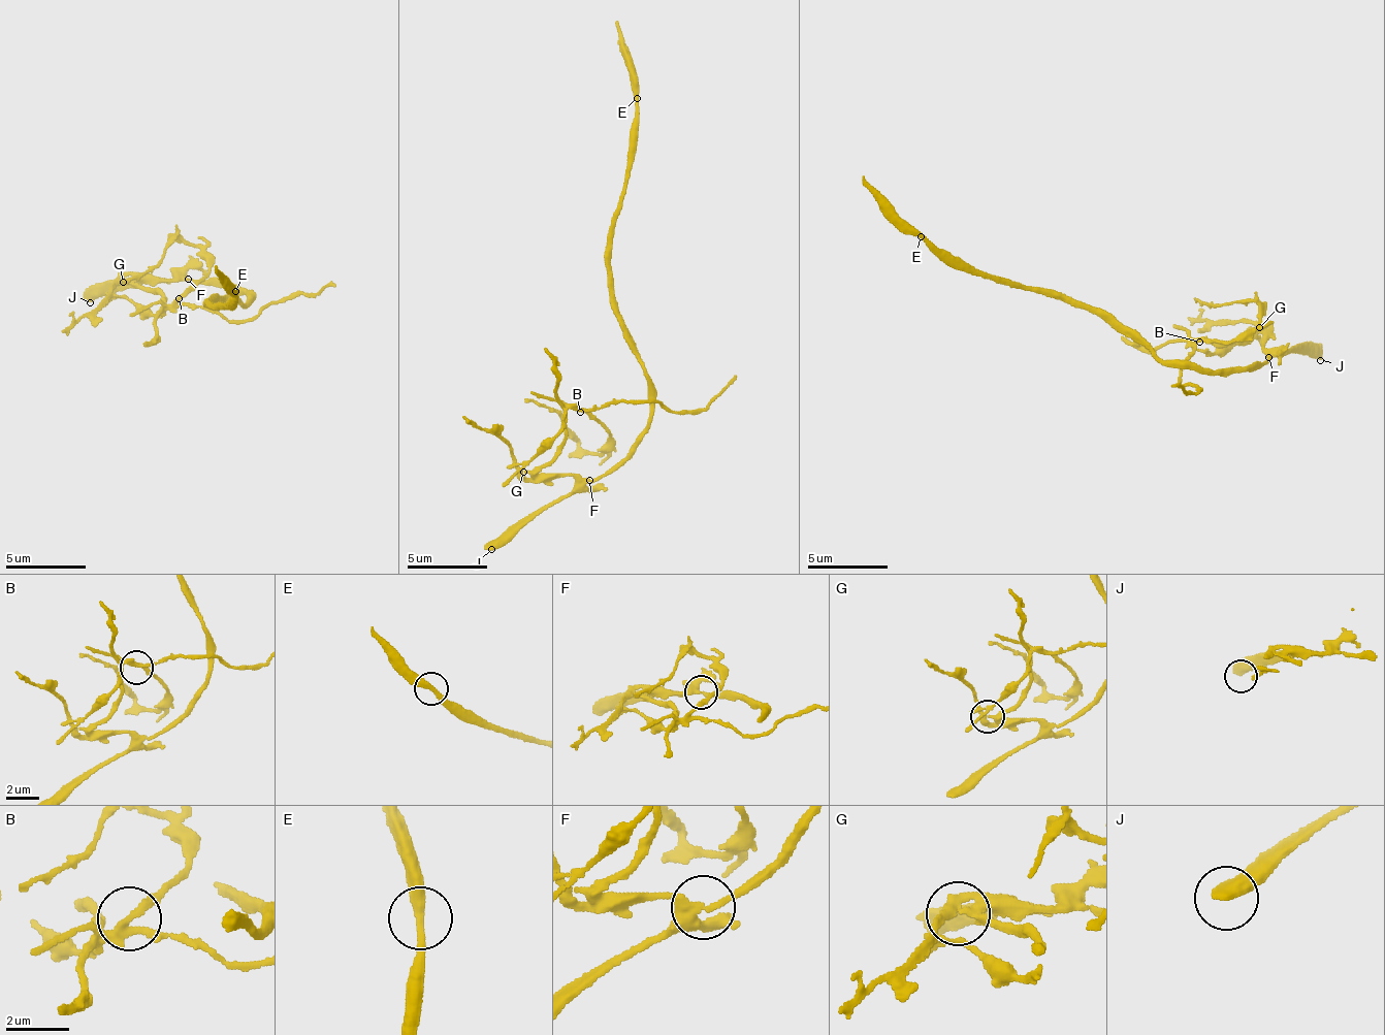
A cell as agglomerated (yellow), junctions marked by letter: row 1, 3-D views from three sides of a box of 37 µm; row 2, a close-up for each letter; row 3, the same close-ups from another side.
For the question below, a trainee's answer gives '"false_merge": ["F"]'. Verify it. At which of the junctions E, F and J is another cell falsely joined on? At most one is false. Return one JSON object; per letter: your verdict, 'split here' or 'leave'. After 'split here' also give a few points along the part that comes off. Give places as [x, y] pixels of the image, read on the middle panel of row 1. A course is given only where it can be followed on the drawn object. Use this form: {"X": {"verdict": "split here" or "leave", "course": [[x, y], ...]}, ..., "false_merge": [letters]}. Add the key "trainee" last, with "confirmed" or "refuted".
{"E": {"verdict": "leave"}, "F": {"verdict": "split here", "course": [[588, 479], [536, 472], [564, 439], [572, 410], [604, 428], [608, 448], [597, 454], [559, 416], [523, 401]]}, "J": {"verdict": "leave"}, "false_merge": ["F"], "trainee": "confirmed"}

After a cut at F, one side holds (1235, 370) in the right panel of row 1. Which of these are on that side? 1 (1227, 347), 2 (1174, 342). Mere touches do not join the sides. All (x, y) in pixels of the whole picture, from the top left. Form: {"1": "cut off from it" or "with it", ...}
{"1": "cut off from it", "2": "cut off from it"}

